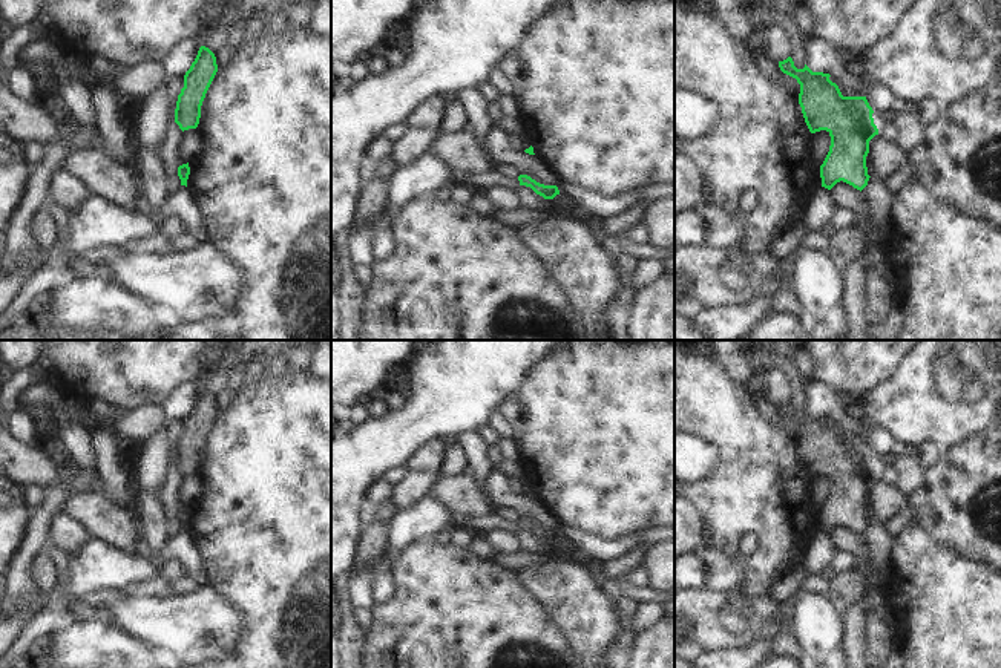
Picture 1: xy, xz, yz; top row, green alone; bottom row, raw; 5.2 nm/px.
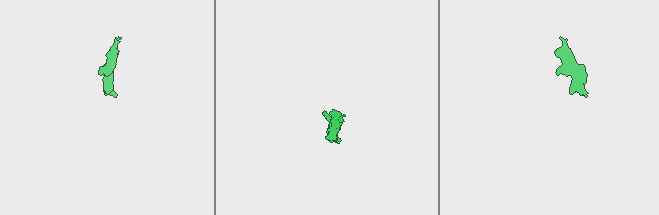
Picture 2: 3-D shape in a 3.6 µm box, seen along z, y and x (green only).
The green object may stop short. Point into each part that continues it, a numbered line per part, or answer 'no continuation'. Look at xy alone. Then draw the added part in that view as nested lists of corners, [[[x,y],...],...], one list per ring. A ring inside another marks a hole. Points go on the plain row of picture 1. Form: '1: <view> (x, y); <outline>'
no continuation

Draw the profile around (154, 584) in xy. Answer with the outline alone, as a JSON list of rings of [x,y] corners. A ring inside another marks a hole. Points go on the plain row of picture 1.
[[[152,573],[141,582],[124,587],[123,591],[124,593],[135,591],[139,594],[153,594],[153,596],[173,594],[170,582],[166,581],[159,573]]]

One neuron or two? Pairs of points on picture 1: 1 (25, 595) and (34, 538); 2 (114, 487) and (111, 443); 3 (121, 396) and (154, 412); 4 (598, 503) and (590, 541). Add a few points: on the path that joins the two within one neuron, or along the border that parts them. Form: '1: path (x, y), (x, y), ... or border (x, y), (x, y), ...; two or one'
1: path (22, 581), (22, 556), (25, 552); one
2: path (112, 477), (109, 454); one
3: border (161, 402), (141, 402), (121, 412); two
4: border (560, 523), (606, 538), (618, 538), (629, 533); two

